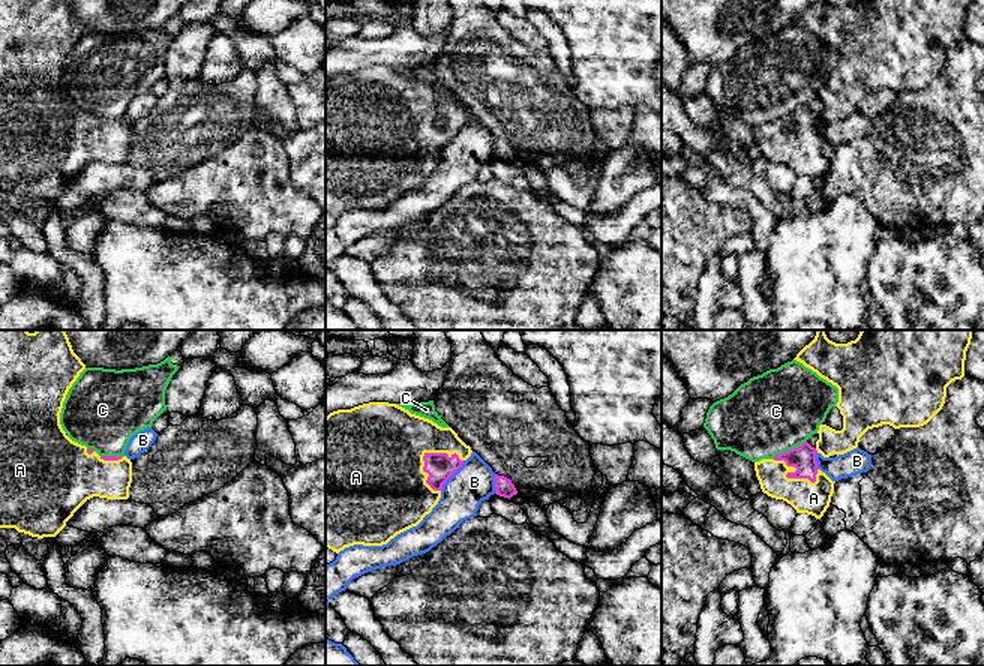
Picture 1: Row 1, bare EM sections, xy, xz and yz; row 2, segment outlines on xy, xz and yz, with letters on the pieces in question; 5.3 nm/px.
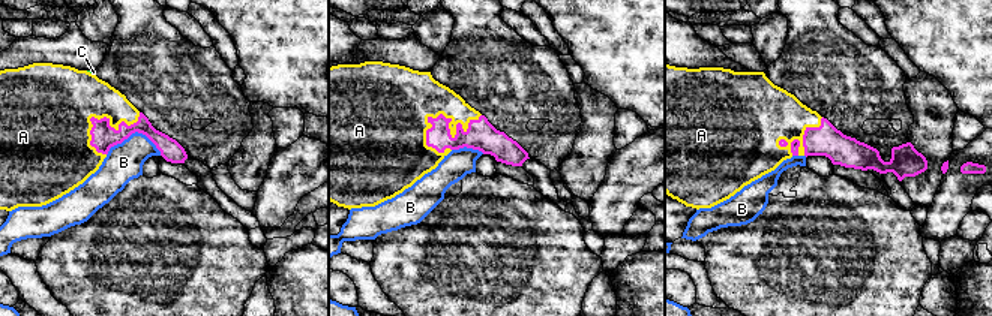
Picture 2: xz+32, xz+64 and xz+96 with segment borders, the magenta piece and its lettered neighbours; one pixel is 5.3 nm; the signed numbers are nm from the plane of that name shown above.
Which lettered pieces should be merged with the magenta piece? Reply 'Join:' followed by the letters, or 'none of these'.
Join: A

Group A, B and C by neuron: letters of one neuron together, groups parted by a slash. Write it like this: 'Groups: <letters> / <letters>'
Groups: A / B / C

